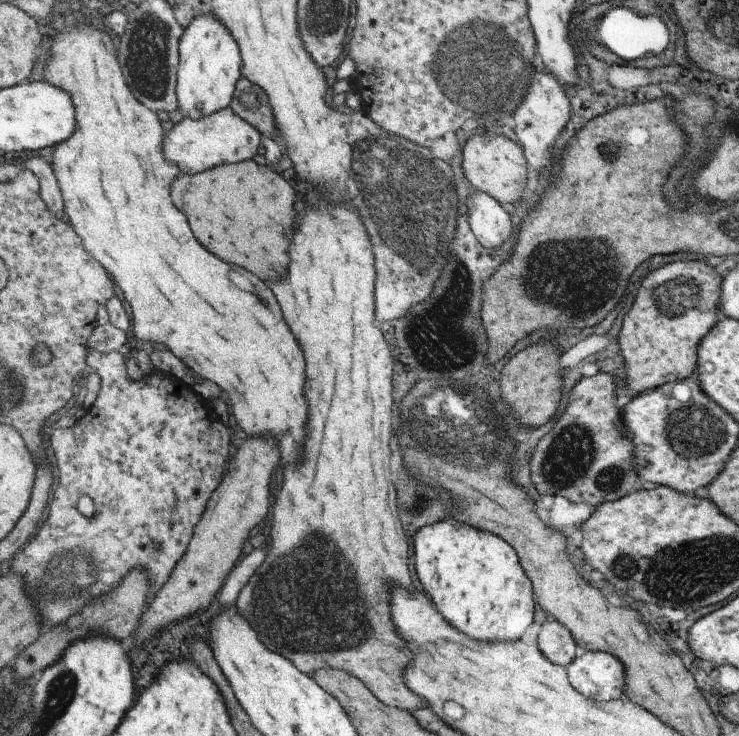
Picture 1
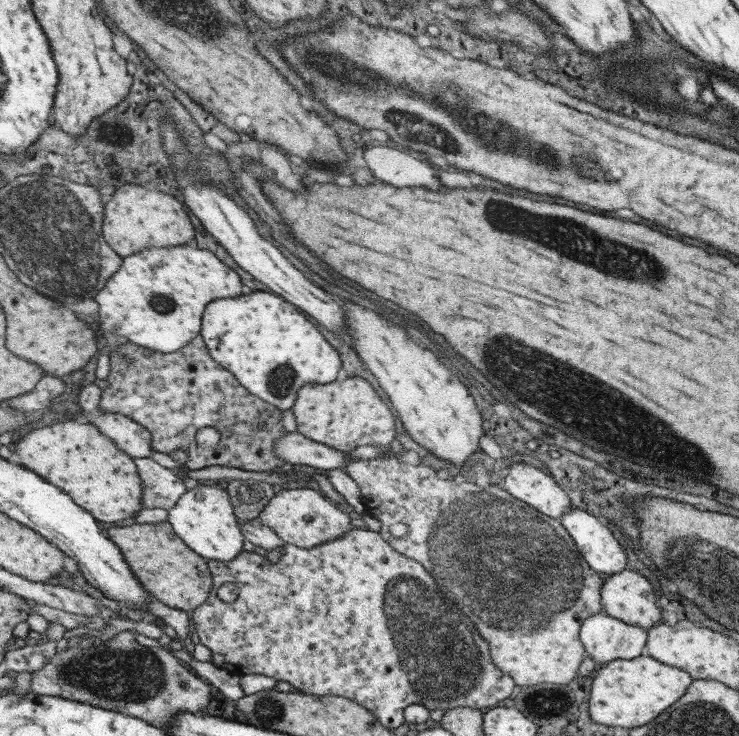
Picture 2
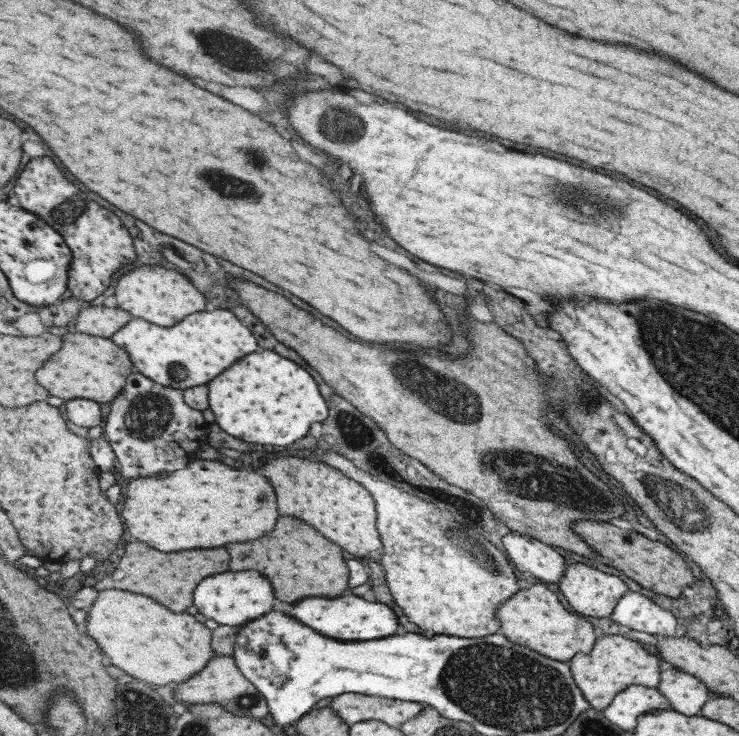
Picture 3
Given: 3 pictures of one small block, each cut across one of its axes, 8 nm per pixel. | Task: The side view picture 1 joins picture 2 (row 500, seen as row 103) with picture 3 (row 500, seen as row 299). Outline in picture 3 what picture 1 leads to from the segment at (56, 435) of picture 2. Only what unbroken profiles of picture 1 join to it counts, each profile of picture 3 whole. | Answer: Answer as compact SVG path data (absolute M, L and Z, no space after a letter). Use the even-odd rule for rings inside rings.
M195 460L187 470L161 478L133 480L121 514L137 540L163 552L257 540L271 532L279 518L277 496L265 476L253 470L233 470L213 460Z

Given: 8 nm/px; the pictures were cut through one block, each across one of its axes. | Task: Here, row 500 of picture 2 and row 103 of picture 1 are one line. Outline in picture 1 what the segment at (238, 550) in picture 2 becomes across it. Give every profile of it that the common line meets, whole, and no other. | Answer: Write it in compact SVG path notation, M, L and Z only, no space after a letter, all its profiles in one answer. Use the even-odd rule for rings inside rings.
M201 15L185 28L180 40L177 89L178 108L185 116L200 121L229 107L241 78L242 52L239 43L217 17Z

